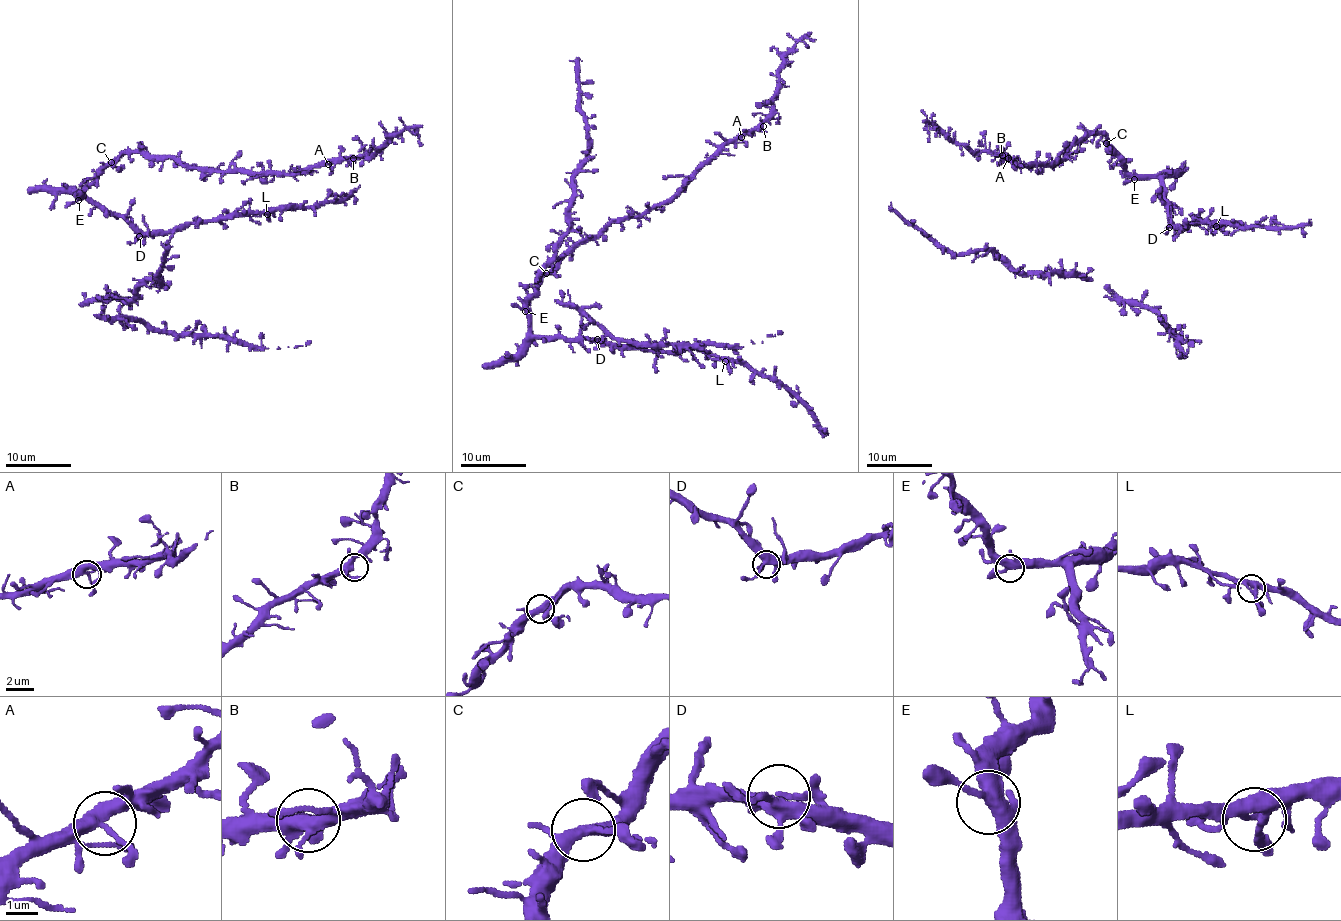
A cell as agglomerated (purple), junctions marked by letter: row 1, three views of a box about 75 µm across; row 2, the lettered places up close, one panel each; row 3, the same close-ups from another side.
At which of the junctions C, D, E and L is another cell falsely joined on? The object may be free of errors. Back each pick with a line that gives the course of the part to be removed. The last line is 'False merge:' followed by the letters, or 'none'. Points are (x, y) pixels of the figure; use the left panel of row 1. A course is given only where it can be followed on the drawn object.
False merge: none

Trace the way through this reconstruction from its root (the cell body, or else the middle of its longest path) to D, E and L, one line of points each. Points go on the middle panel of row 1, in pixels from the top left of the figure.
D: (537, 288), (527, 302), (529, 332), (533, 335), (597, 339)
E: (537, 288), (527, 302), (525, 311)
L: (537, 288), (527, 302), (529, 332), (533, 335), (597, 340), (601, 343), (647, 350), (702, 349), (725, 361)

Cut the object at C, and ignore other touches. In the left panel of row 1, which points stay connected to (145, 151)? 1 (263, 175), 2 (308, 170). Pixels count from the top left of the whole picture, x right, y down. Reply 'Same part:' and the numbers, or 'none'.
Same part: 1, 2

